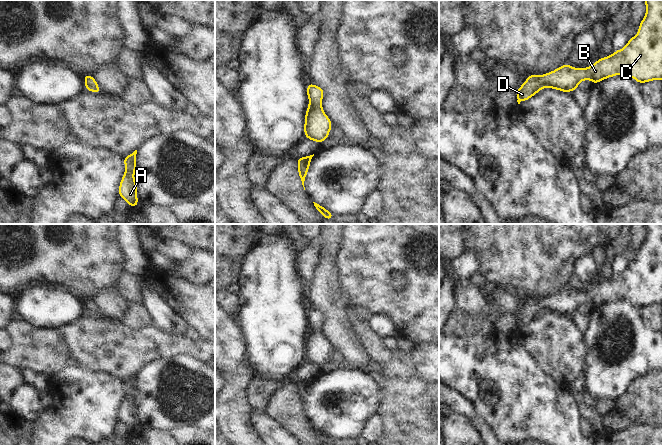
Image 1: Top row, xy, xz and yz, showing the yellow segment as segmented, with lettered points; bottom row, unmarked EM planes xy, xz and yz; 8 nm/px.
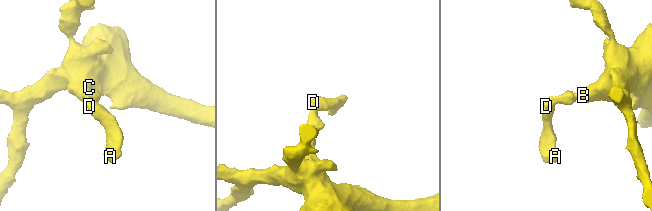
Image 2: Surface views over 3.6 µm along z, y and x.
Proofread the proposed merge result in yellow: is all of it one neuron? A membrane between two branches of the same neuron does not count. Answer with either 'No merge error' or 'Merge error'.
No merge error

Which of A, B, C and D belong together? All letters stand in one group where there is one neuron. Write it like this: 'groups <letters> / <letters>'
groups A B C D

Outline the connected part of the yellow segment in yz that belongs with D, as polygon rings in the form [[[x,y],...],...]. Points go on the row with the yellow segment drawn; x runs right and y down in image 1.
[[[644,0],[646,4],[646,15],[639,24],[638,33],[630,38],[628,43],[621,50],[616,50],[608,57],[597,60],[588,68],[573,68],[565,64],[556,70],[536,76],[530,74],[528,79],[516,91],[517,102],[530,99],[542,88],[553,88],[563,92],[572,92],[583,80],[591,80],[594,84],[603,81],[608,77],[625,74],[634,78],[638,83],[645,83],[652,80],[662,80],[662,0]]]

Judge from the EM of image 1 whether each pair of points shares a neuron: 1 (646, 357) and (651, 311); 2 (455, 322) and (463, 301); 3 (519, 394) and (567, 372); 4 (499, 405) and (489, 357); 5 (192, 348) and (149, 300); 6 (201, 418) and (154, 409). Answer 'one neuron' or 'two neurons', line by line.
1: two neurons
2: two neurons
3: two neurons
4: one neuron
5: two neurons
6: one neuron

